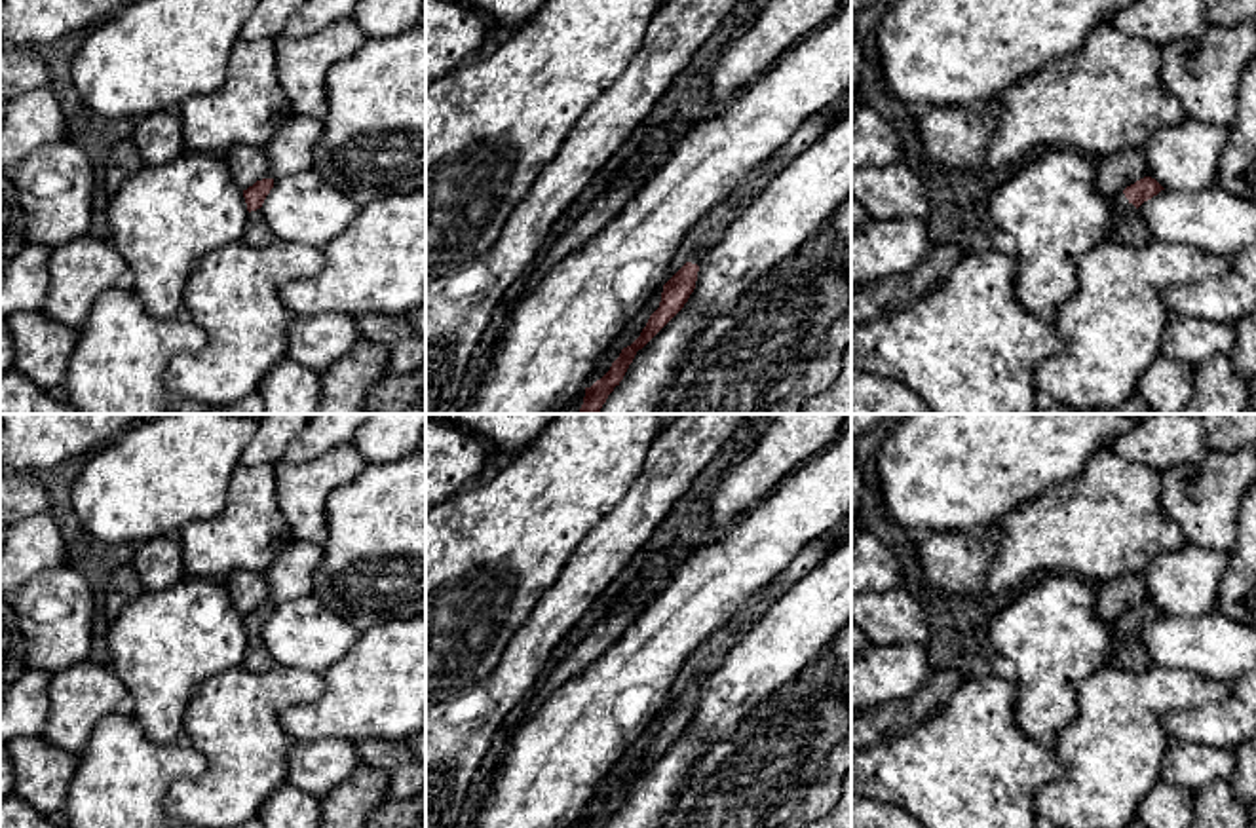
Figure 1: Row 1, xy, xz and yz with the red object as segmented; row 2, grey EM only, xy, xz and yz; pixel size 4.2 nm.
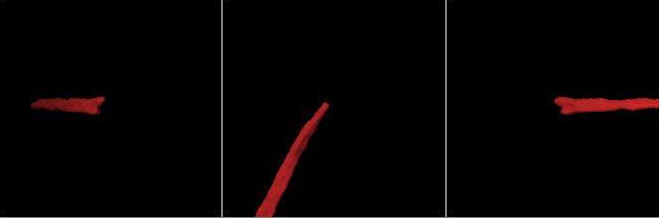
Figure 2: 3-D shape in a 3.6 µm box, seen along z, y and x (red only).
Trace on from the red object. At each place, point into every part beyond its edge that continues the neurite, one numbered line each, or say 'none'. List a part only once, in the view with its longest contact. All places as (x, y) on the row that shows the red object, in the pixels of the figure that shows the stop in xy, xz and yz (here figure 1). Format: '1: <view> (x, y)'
1: yz (1129, 226)

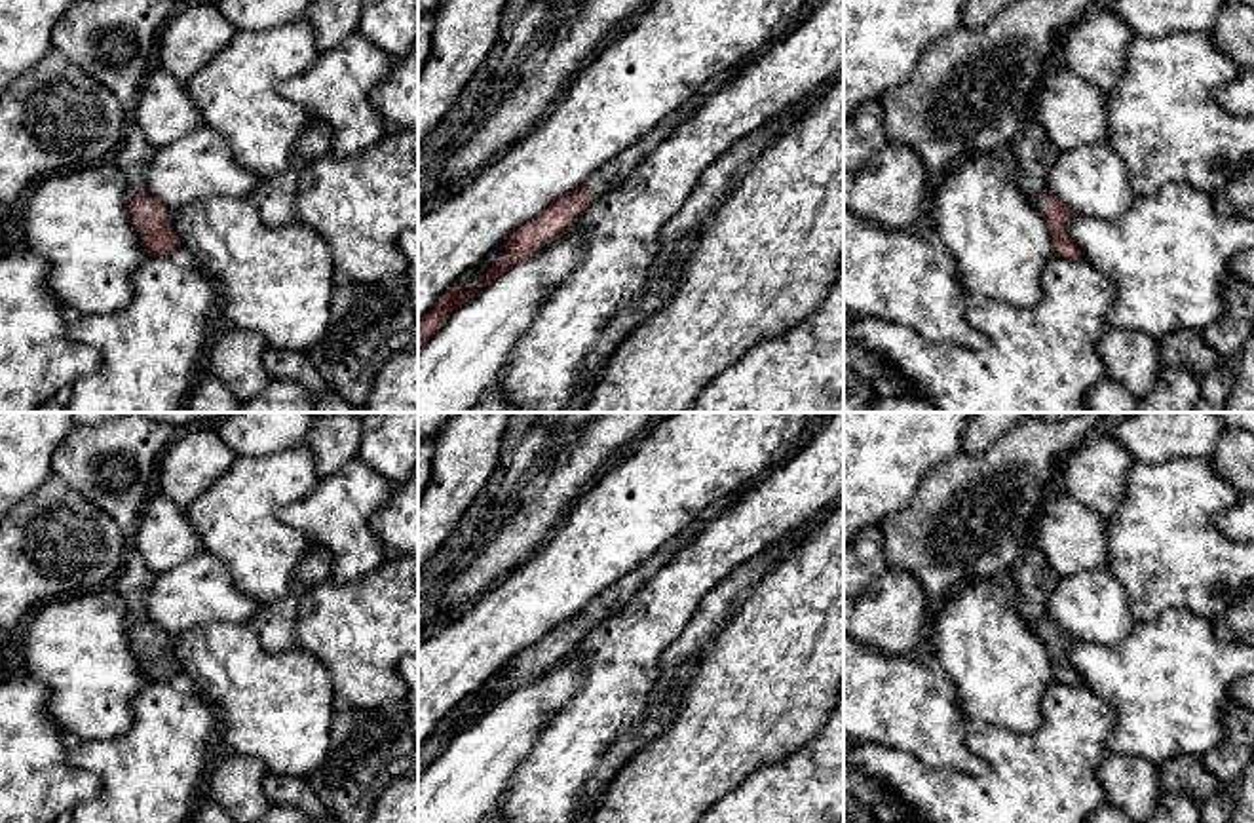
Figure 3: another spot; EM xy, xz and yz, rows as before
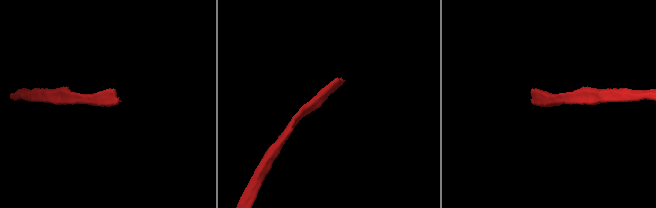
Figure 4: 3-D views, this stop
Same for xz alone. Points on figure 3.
1: xz (610, 175)

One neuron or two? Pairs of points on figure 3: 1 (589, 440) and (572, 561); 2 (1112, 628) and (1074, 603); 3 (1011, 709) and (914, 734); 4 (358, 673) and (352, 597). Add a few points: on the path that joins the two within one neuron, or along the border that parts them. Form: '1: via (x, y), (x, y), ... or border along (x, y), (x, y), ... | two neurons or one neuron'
1: border along (580, 497), (555, 529) | two neurons
2: via (1102, 618), (1089, 605), (1083, 605) | one neuron
3: border along (949, 679), (958, 711), (971, 727) | two neurons
4: via (358, 654), (358, 631), (352, 626), (352, 616) | one neuron

